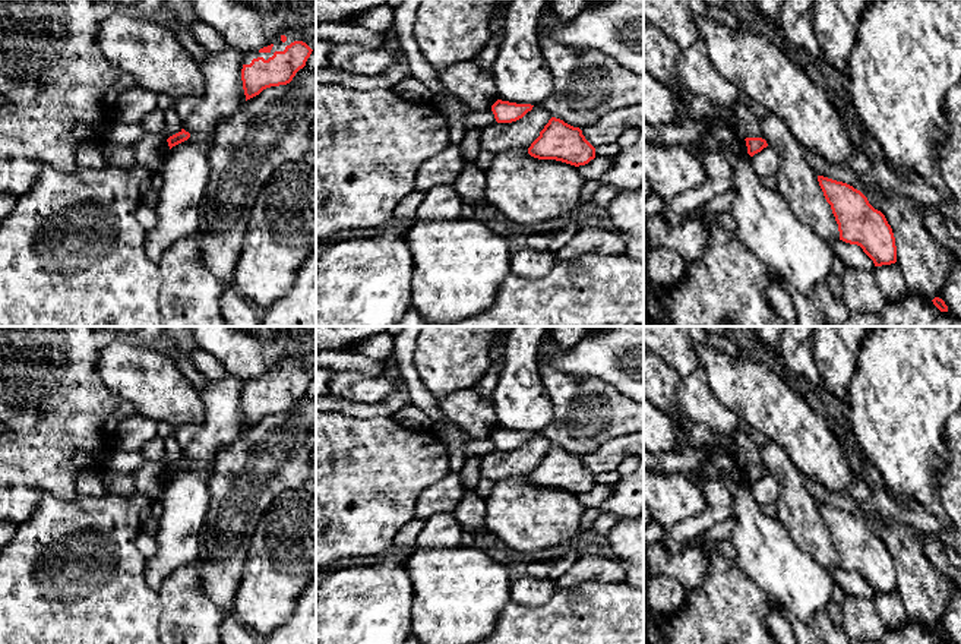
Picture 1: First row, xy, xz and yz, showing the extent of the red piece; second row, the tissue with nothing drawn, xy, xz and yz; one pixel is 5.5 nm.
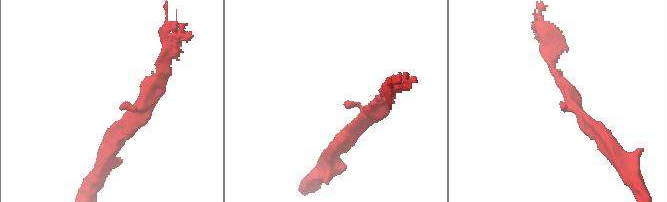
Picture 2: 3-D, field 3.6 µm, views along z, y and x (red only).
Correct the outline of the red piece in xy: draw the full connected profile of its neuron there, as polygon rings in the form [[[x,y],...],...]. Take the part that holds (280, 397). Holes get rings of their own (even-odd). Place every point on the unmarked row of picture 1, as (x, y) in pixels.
[[[288,326],[285,356],[275,369],[243,386],[246,429],[271,414],[287,413],[316,378],[316,326]]]

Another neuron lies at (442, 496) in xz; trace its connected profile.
[[[470,457],[459,473],[449,473],[426,487],[415,505],[417,517],[429,520],[442,512],[453,512],[468,490],[475,490],[481,479],[480,457]]]

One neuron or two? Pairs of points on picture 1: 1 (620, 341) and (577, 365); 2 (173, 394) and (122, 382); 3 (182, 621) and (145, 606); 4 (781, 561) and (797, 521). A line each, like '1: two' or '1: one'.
1: one
2: one
3: two
4: two

